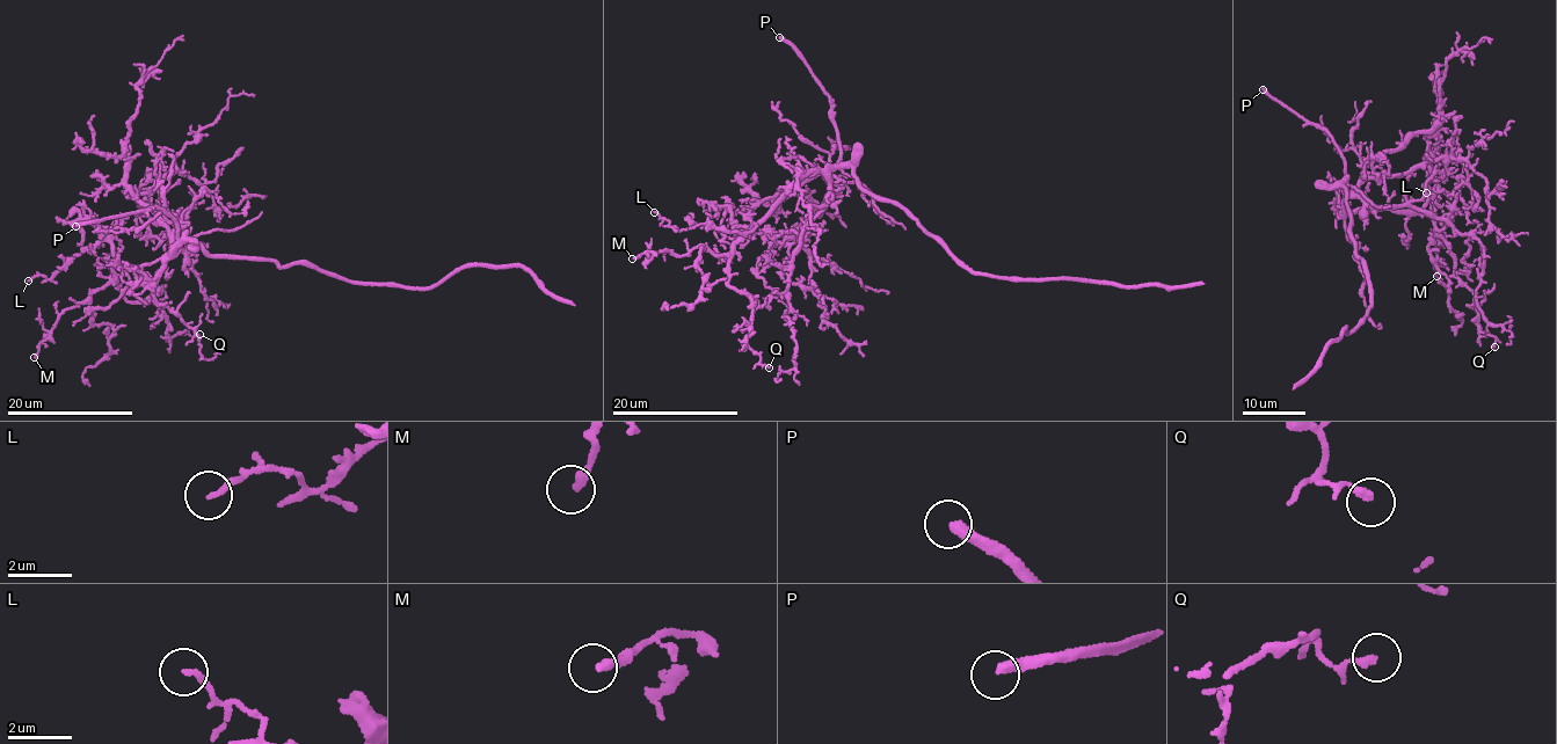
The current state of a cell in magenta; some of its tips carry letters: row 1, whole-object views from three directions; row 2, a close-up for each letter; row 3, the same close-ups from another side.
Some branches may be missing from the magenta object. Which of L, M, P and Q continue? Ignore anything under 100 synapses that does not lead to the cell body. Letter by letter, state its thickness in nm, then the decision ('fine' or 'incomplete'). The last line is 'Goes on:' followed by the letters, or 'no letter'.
L: 180 nm | fine
M: 260 nm | fine
P: 340 nm | incomplete
Q: 220 nm | fine
Goes on: P

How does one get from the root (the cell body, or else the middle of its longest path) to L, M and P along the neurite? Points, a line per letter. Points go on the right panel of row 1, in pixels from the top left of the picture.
L: (1353, 221), (1344, 183), (1351, 212), (1419, 211), (1438, 186), (1438, 201), (1426, 192)
M: (1353, 221), (1344, 183), (1351, 212), (1411, 210), (1433, 219), (1440, 234), (1431, 236), (1442, 243), (1437, 276)
P: (1353, 221), (1343, 184), (1346, 181), (1344, 158), (1329, 133), (1307, 123), (1263, 89)

